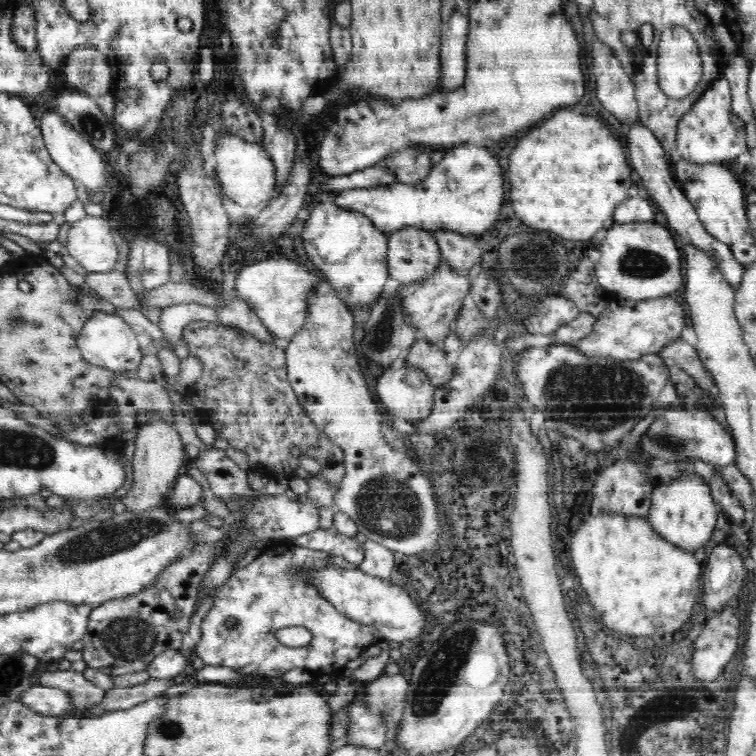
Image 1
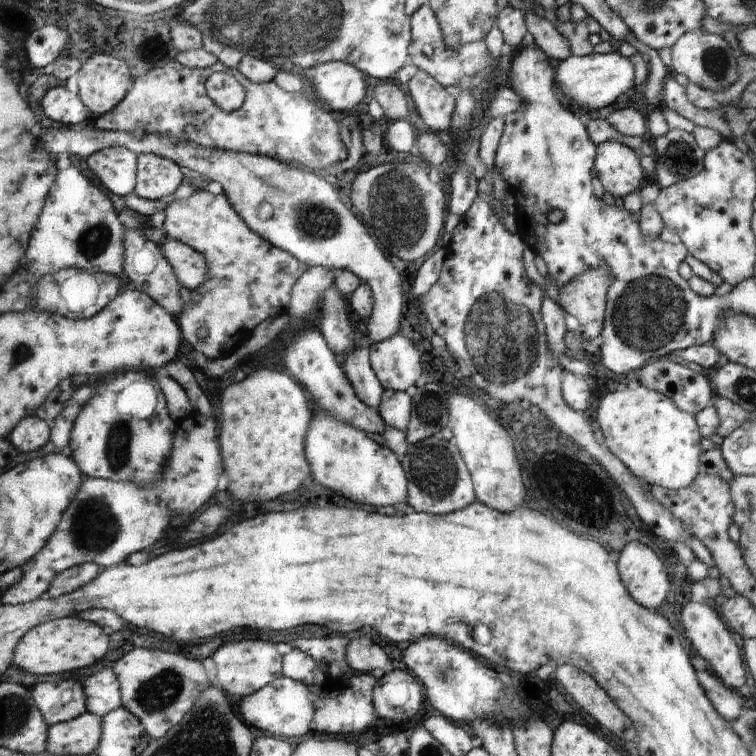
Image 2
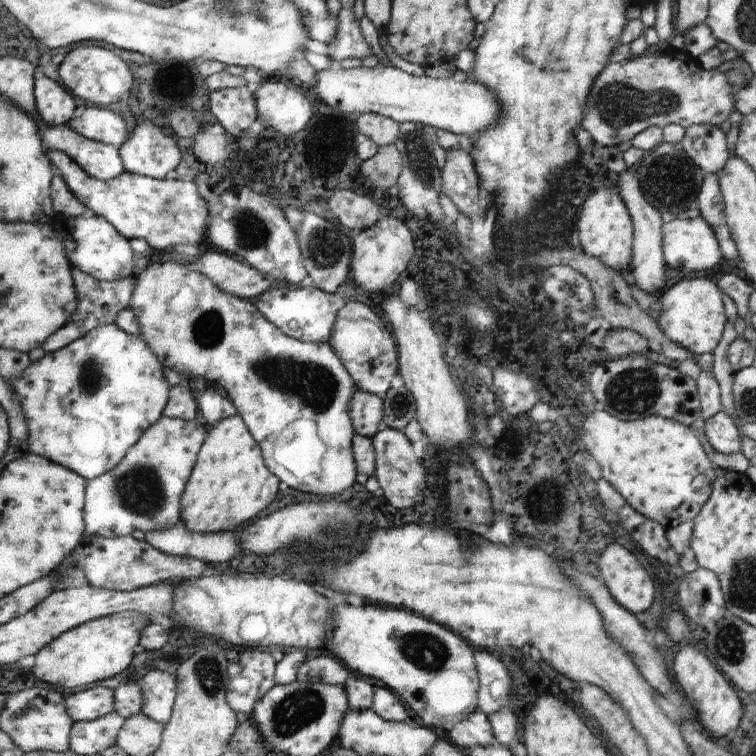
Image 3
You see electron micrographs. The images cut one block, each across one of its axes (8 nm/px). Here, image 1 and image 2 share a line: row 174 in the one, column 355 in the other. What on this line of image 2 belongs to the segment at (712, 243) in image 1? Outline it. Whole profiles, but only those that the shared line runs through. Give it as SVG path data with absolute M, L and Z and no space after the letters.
M355 634L347 644L345 659L356 673L380 676L389 658L384 654L384 650L374 644L370 638L366 638L365 635L358 638L358 634Z

